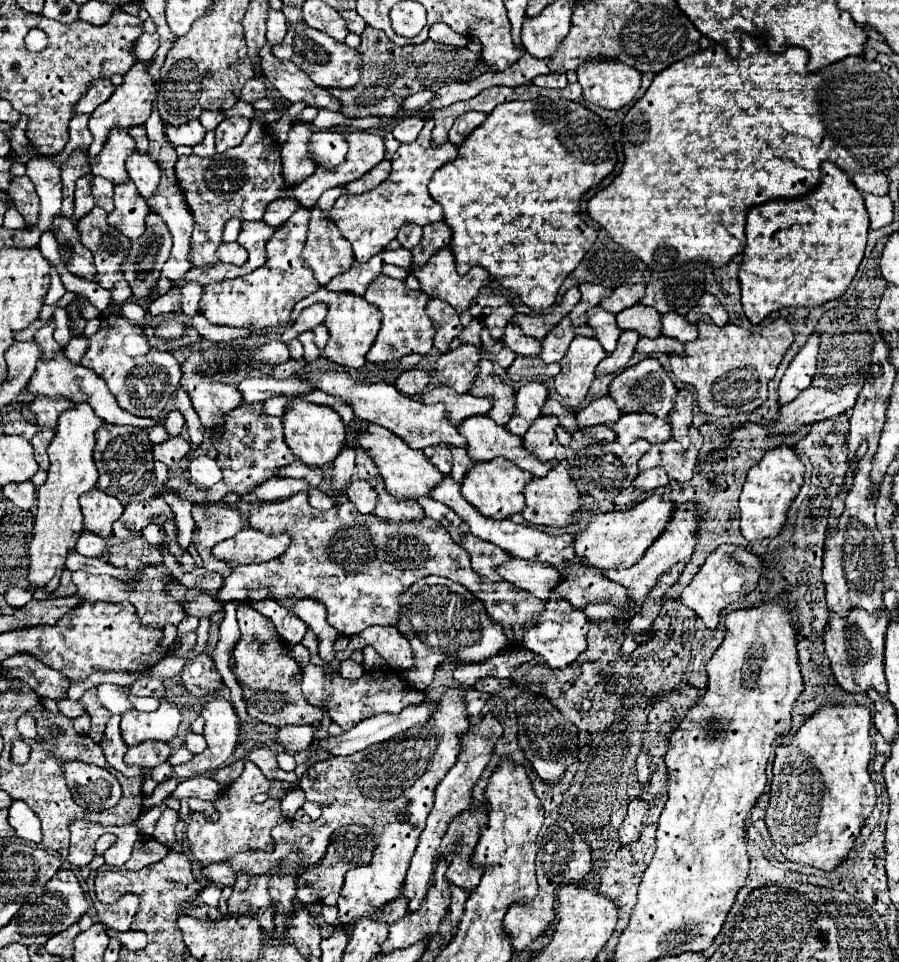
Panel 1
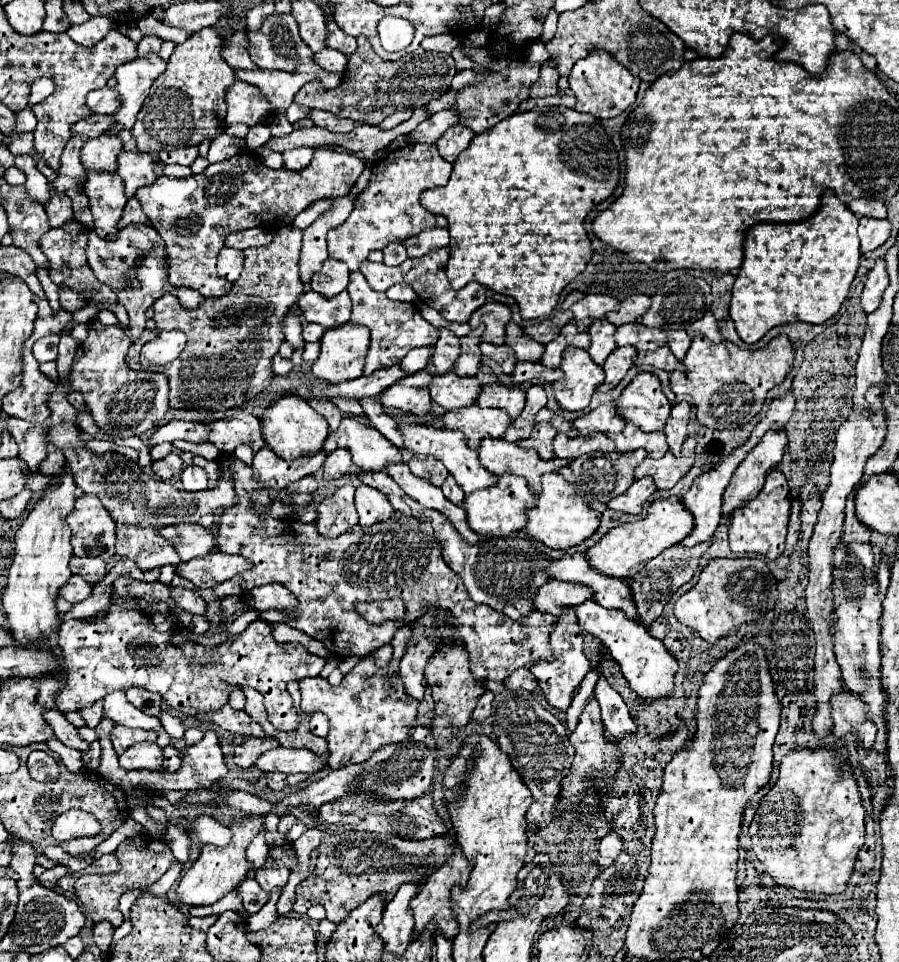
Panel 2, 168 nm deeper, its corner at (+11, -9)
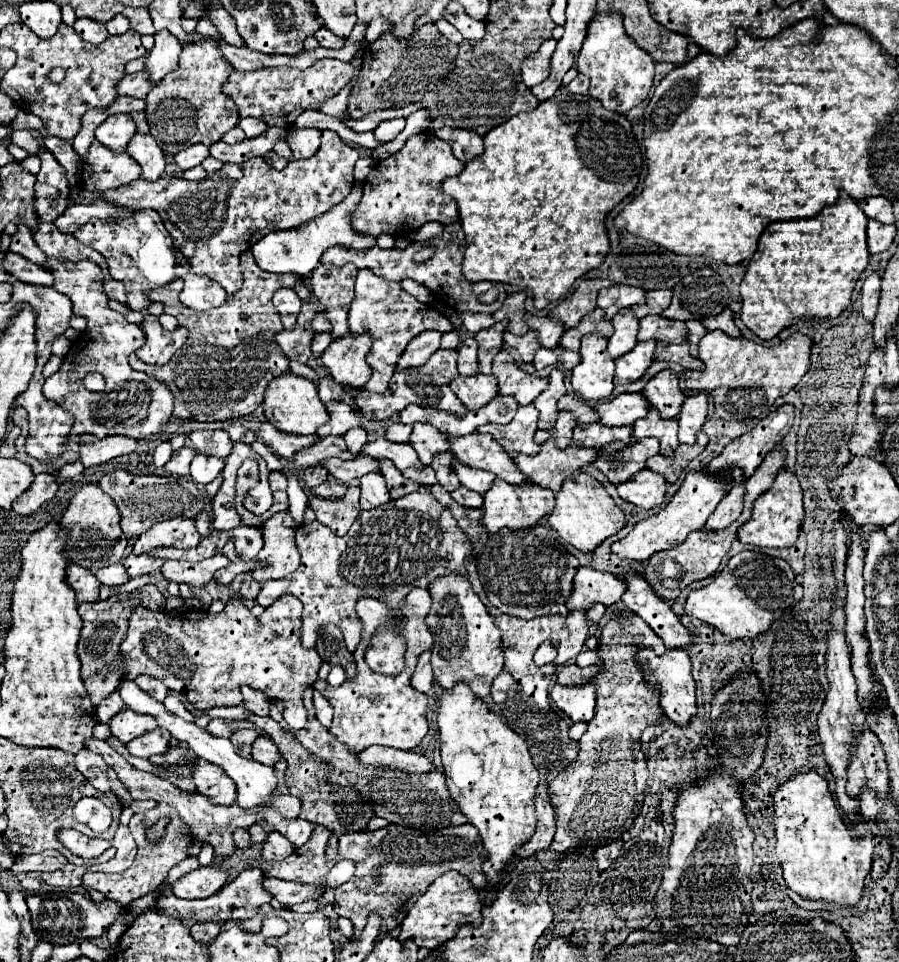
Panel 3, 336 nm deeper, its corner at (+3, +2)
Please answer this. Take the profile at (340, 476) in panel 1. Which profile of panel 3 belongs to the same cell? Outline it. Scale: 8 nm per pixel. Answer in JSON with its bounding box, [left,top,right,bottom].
[343,428,367,454]

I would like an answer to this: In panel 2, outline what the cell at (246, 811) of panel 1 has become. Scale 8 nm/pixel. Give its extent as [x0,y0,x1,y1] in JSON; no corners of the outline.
[177,815,263,905]

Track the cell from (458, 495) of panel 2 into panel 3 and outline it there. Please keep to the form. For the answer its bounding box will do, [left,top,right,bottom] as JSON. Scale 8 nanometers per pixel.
[451,486,483,508]

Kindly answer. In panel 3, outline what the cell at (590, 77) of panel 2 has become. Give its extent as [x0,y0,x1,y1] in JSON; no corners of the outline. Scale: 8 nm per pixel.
[577,14,653,114]

